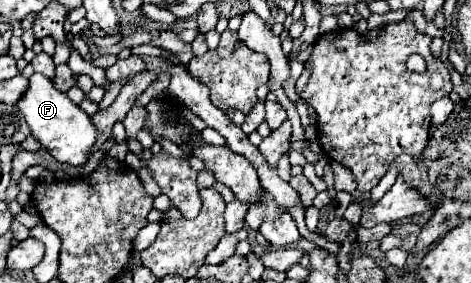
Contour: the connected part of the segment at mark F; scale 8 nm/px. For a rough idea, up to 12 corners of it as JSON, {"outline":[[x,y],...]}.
{"outline":[[42,73],[16,103],[56,161],[82,165],[96,129]]}

